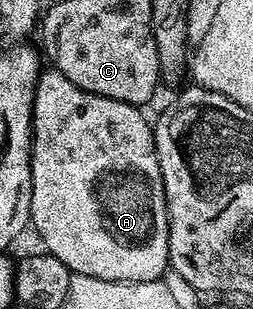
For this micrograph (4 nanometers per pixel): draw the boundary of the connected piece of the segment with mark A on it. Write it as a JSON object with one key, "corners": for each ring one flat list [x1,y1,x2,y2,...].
{"corners":[[49,70,42,71,40,78,37,80,35,102,33,103,33,149,31,150,31,158,29,159,29,165,31,166,31,210,29,211,29,218,31,228,37,231,38,238,45,243,45,246,43,246,44,251,57,258,63,266,69,268,72,275,90,275,91,278,107,279,111,282,141,283,162,279,169,268,169,215,167,214,167,206,165,205,165,187,163,186,161,171,159,170,159,158,155,150,155,142,153,141,153,130,150,121,145,121,145,116,141,112,144,111,136,104,128,104,127,102,112,100,106,96,91,94,87,90,75,86,75,82,71,82,62,72,56,70,50,70,50,72]]}

